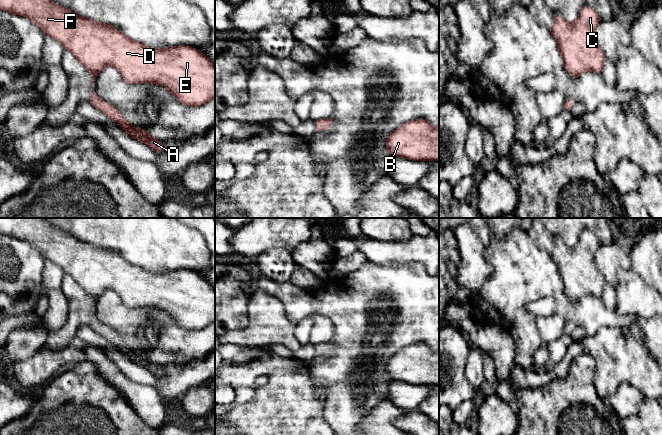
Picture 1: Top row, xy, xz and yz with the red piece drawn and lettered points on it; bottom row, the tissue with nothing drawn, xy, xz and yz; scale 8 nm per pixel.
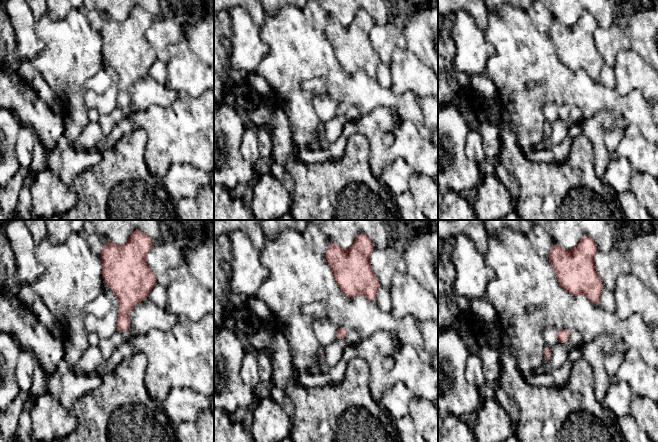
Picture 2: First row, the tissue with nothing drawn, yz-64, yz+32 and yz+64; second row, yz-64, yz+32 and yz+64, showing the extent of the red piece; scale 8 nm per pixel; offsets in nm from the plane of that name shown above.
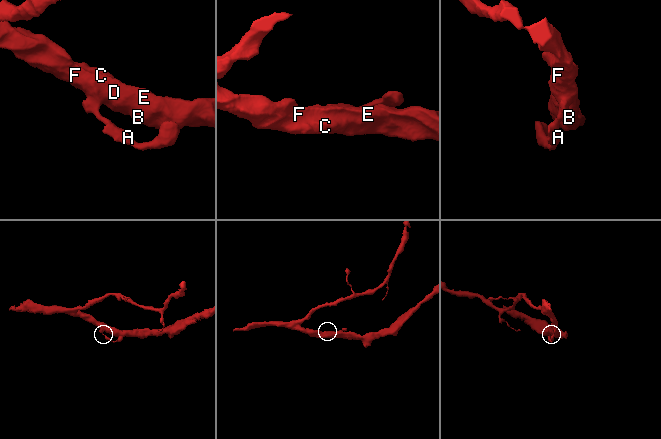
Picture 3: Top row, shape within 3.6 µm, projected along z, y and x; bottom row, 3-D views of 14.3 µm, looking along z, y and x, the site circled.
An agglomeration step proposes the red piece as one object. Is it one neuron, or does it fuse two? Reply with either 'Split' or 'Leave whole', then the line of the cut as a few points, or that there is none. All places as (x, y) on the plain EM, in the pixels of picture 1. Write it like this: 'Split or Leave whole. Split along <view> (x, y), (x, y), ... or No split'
Leave whole. No split

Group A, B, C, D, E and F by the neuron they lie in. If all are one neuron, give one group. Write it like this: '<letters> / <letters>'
A B C D E F

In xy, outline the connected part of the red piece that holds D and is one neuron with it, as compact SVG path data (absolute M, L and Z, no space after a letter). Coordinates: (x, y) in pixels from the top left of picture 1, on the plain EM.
M0 218L0 234L9 238L27 241L35 247L46 260L60 266L65 274L70 275L93 300L93 308L97 299L105 290L116 292L128 308L152 307L165 311L183 329L198 331L210 324L215 324L215 288L197 272L180 269L171 272L153 273L123 258L112 249L98 246L78 239L66 231L52 226L44 218Z

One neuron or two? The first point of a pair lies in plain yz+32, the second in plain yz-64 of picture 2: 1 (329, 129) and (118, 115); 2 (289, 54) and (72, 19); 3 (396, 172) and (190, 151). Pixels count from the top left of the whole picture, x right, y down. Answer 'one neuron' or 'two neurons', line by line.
1: one neuron
2: one neuron
3: two neurons

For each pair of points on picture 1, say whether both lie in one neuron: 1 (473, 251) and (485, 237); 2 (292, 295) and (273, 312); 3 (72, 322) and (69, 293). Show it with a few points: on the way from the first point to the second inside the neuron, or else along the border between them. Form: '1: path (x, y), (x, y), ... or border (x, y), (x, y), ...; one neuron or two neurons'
1: border (472, 228), (483, 244); two neurons
2: border (263, 291), (275, 296), (285, 315), (296, 323); two neurons
3: path (73, 315), (73, 300); one neuron

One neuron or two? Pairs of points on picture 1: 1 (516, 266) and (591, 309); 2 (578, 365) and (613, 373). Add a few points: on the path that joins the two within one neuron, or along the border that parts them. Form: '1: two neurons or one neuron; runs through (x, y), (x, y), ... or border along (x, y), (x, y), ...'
1: one neuron; runs through (535, 276), (543, 280), (572, 309)
2: two neurons; border along (591, 355), (595, 362), (594, 389), (597, 392)

